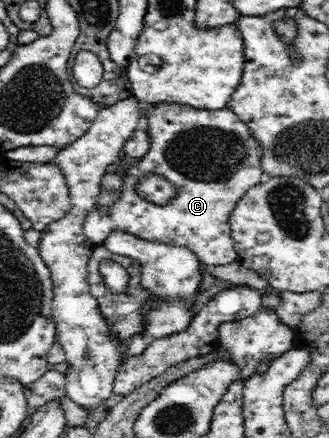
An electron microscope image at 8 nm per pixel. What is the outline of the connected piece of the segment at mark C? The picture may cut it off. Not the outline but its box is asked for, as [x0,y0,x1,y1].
[83,103,261,265]

